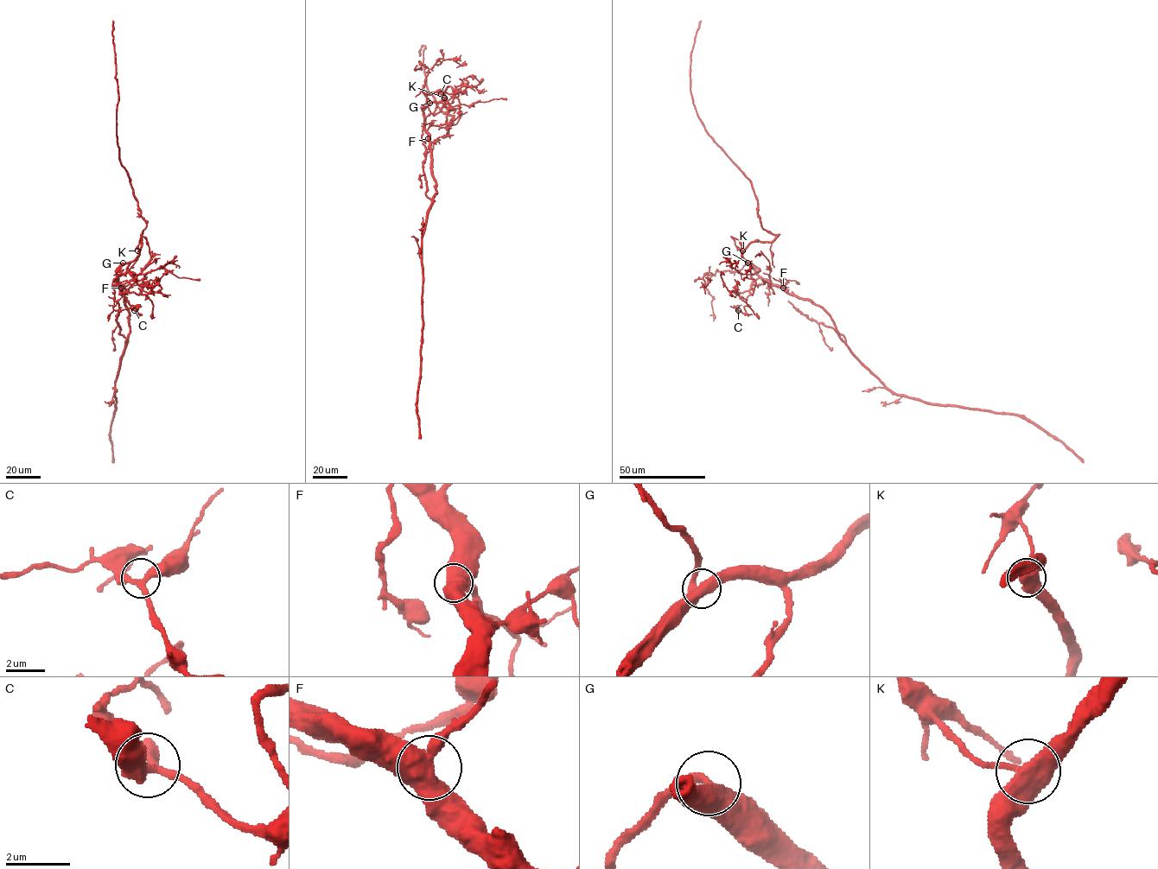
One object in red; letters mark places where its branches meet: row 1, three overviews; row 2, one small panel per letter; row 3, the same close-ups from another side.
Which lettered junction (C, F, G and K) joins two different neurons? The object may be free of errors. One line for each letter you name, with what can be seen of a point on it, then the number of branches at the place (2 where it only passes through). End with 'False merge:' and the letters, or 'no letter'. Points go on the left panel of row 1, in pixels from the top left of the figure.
False merge: no letter

